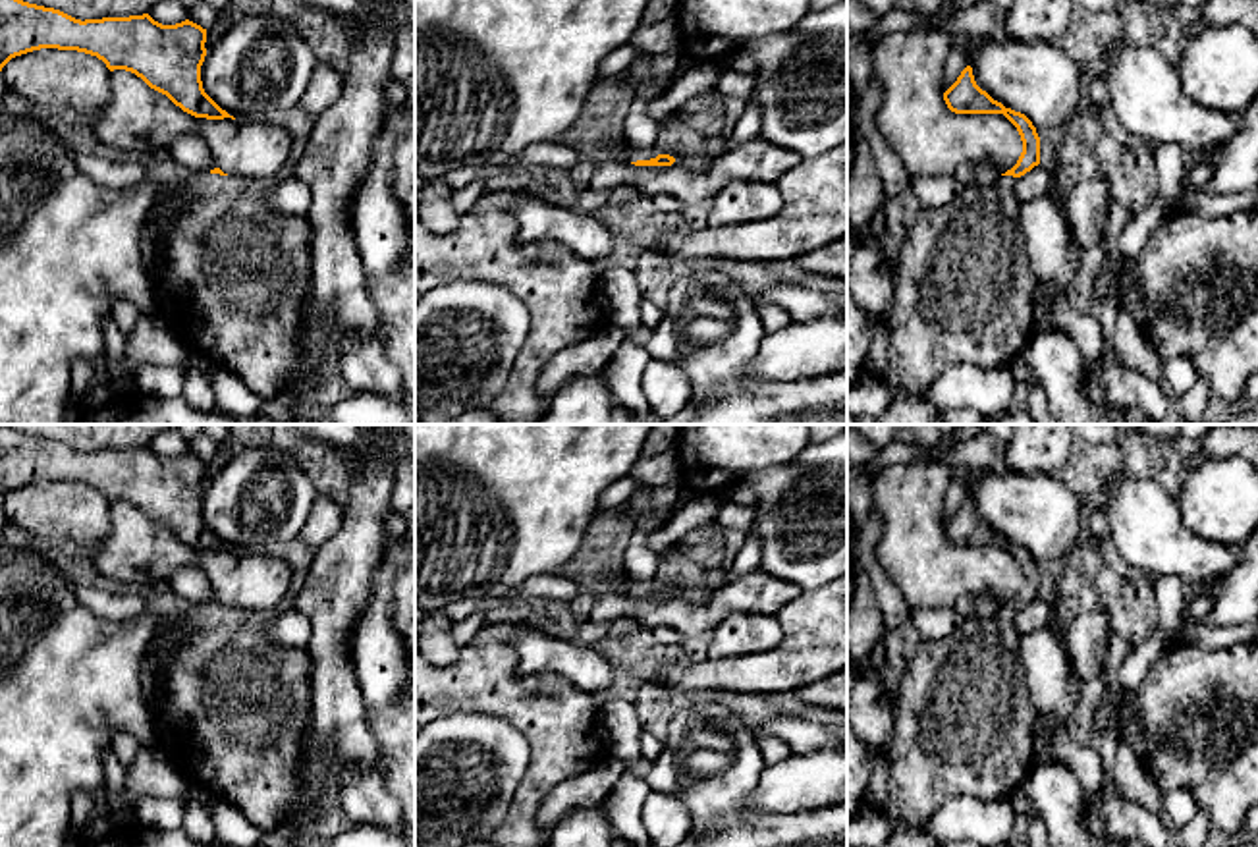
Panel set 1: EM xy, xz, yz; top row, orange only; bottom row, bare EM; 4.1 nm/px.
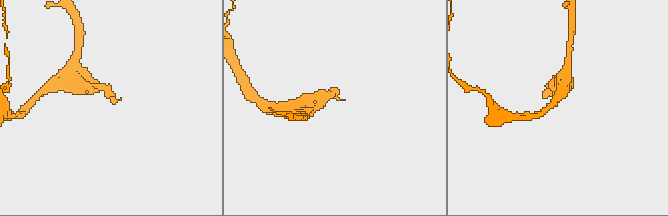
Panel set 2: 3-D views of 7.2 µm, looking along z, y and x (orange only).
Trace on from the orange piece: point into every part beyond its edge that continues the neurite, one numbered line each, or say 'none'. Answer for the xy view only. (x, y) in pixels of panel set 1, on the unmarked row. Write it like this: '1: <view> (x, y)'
1: xy (230, 709)

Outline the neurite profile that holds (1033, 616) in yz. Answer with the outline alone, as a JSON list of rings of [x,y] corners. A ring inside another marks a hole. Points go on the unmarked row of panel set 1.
[[[1040,596],[1034,598],[1025,608],[1017,610],[1015,614],[1015,629],[1019,635],[1028,635],[1036,629],[1048,627],[1050,623],[1050,604],[1044,602]]]

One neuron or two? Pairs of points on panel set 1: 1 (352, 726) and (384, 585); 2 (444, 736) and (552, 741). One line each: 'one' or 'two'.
1: two
2: two

